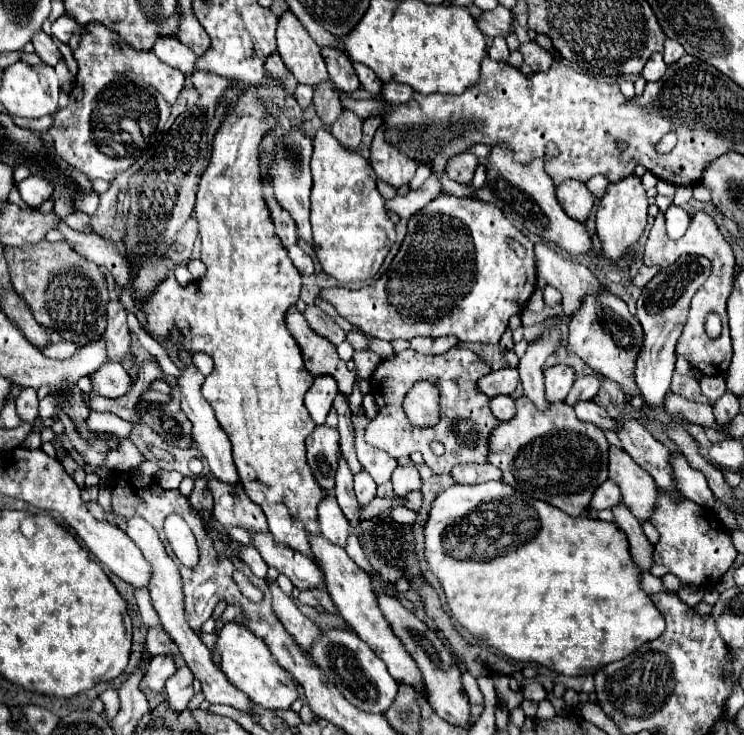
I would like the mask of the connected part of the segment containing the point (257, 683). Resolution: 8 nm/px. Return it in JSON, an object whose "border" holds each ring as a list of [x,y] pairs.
{"border":[[[225,623],[219,631],[213,651],[221,655],[221,671],[225,673],[225,677],[233,685],[237,685],[237,689],[247,693],[255,705],[261,705],[263,709],[271,711],[285,711],[299,697],[297,685],[289,671],[279,665],[279,661],[271,655],[263,639],[255,637],[247,627],[239,623]]]}

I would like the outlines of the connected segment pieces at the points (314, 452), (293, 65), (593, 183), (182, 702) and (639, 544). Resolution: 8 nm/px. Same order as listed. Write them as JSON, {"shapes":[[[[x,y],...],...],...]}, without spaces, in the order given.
{"shapes":[[[[319,425],[307,437],[307,461],[313,469],[317,483],[325,491],[333,491],[333,477],[337,473],[337,457],[339,457],[339,433],[333,427]]],[[[285,11],[279,19],[277,53],[299,83],[315,87],[329,79],[321,49],[291,11]]],[[[601,175],[591,177],[591,179],[587,181],[587,187],[589,187],[589,191],[591,191],[595,197],[603,197],[603,193],[605,193],[605,189],[607,189],[607,179],[601,177]]],[[[181,667],[181,669],[177,669],[177,673],[173,677],[169,677],[169,681],[165,685],[165,693],[167,693],[169,707],[173,711],[187,709],[187,703],[195,695],[195,691],[193,691],[193,673],[189,671],[189,667]]],[[[623,503],[613,507],[611,511],[615,517],[615,523],[619,525],[619,529],[625,531],[625,535],[629,539],[629,551],[631,551],[633,561],[637,563],[639,569],[649,571],[653,565],[653,545],[647,541],[643,529],[641,529],[641,523],[631,515],[629,509],[625,509]]]]}

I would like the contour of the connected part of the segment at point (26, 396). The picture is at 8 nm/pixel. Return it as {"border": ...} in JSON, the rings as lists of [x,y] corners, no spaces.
{"border":[[[19,389],[19,395],[15,397],[15,405],[17,405],[17,415],[21,417],[21,421],[33,423],[37,419],[39,399],[35,389]]]}

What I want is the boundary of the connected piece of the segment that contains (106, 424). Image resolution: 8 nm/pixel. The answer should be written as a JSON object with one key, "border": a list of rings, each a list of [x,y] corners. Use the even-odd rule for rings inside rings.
{"border":[[[91,411],[89,419],[87,419],[89,427],[97,429],[97,431],[109,431],[113,435],[117,435],[119,439],[129,439],[131,431],[133,431],[133,425],[119,419],[117,415],[111,415],[111,413],[97,413],[97,411]]]}

